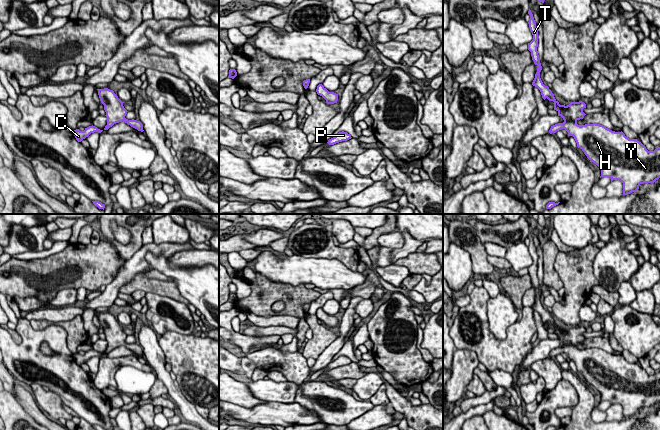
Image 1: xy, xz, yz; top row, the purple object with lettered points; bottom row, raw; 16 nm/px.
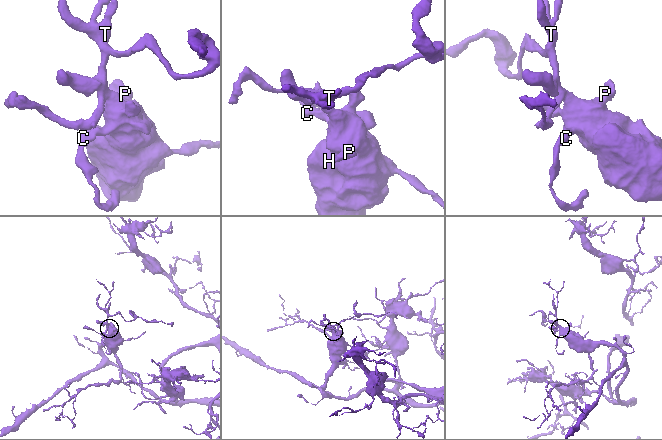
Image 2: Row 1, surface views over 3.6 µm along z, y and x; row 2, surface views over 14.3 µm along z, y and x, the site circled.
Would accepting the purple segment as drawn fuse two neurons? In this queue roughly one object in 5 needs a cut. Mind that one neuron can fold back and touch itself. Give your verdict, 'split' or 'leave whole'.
leave whole

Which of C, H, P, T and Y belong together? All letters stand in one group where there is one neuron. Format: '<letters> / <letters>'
C H P T Y

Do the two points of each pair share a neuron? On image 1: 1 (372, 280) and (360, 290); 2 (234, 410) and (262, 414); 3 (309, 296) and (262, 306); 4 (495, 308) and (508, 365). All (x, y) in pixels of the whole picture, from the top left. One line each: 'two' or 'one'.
1: one
2: one
3: one
4: two

